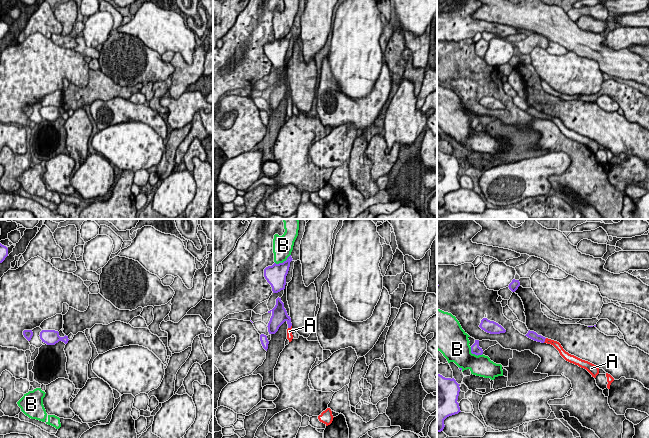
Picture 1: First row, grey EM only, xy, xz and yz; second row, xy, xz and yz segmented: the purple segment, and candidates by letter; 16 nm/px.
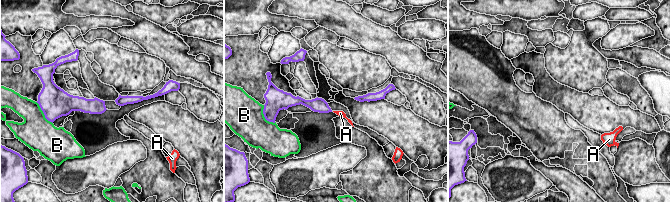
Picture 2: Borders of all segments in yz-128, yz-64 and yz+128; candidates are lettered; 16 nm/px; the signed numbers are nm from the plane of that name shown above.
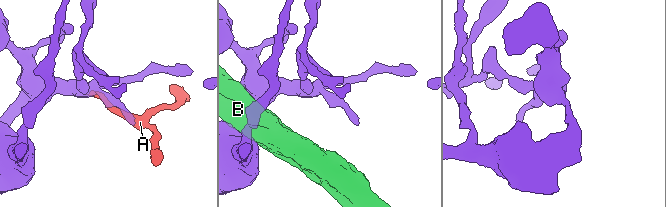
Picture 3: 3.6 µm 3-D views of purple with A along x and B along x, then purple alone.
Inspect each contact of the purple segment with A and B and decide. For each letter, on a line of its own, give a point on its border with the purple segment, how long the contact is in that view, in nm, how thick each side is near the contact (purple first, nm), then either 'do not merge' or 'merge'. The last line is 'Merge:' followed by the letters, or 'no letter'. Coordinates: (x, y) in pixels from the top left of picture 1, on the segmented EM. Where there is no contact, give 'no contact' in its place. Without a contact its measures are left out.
A: xz (289, 327) | 80 nm | 260/100 nm | merge
B: yz (474, 353) | 240 nm | 160/380 nm | do not merge
Merge: A

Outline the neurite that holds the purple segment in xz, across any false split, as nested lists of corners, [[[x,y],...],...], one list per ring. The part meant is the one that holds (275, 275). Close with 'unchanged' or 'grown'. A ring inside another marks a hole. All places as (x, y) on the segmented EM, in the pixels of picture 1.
[[[290,255],[283,263],[274,263],[272,266],[268,266],[264,269],[264,277],[271,285],[273,293],[278,293],[285,289],[286,276],[292,260]]]; unchanged

